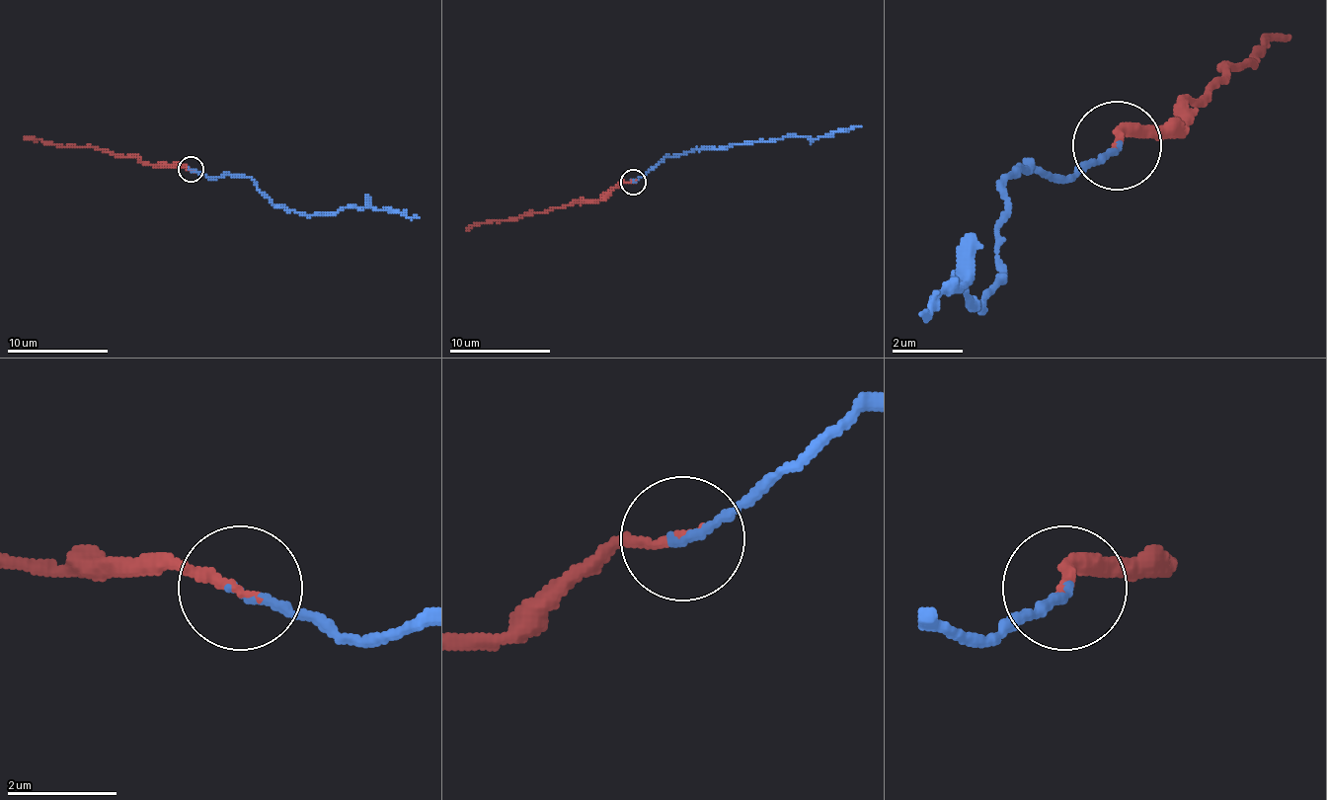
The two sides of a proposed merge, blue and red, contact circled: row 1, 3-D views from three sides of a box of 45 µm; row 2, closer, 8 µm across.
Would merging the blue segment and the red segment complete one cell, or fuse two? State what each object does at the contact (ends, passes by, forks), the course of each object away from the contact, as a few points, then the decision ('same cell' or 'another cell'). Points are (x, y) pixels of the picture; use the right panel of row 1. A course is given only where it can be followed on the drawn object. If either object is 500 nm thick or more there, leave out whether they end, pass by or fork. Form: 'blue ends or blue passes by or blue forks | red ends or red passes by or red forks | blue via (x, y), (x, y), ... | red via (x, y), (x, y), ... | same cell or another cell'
blue ends | red ends | blue via (1119, 147), (1074, 174), (1030, 165), (1012, 174), (1003, 272), (976, 307), (950, 280), (968, 280), (923, 316) | red via (1119, 147), (1128, 129), (1181, 129), (1181, 103), (1287, 32) | another cell

